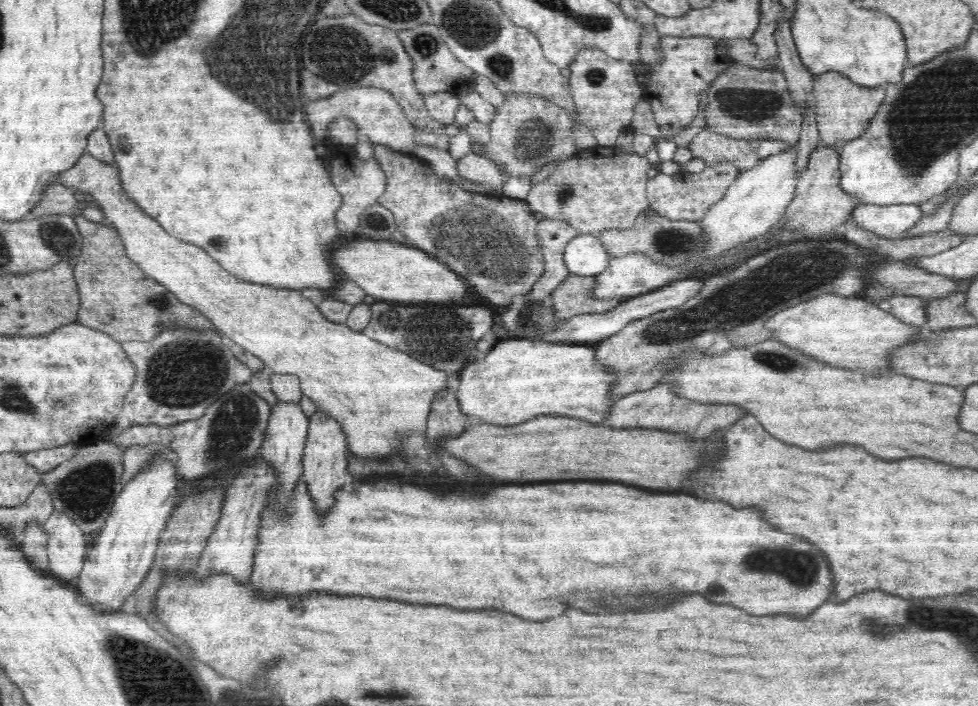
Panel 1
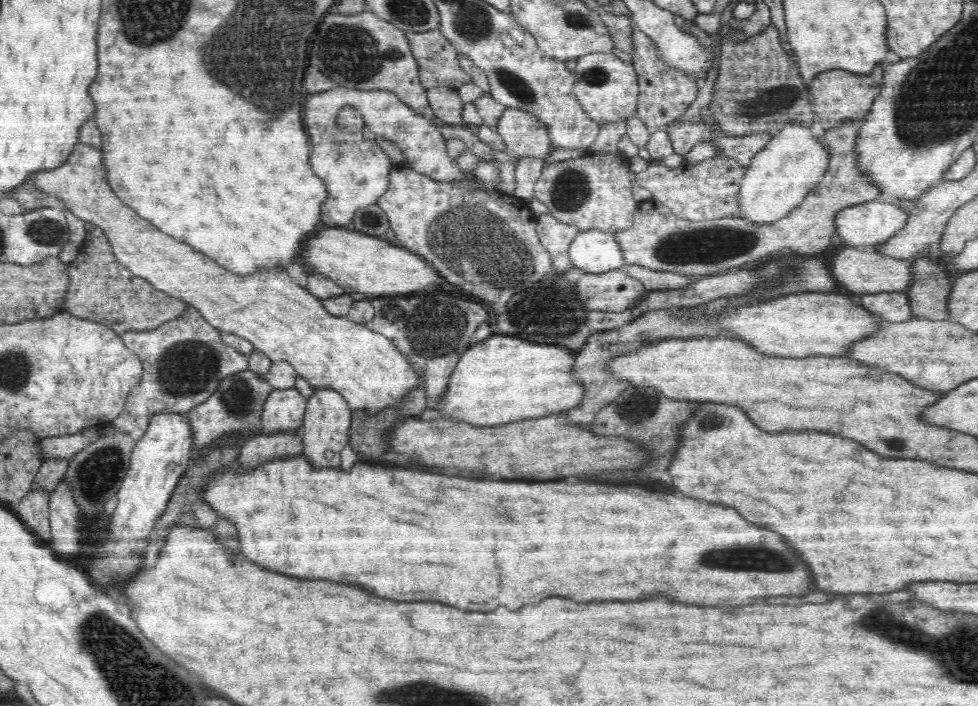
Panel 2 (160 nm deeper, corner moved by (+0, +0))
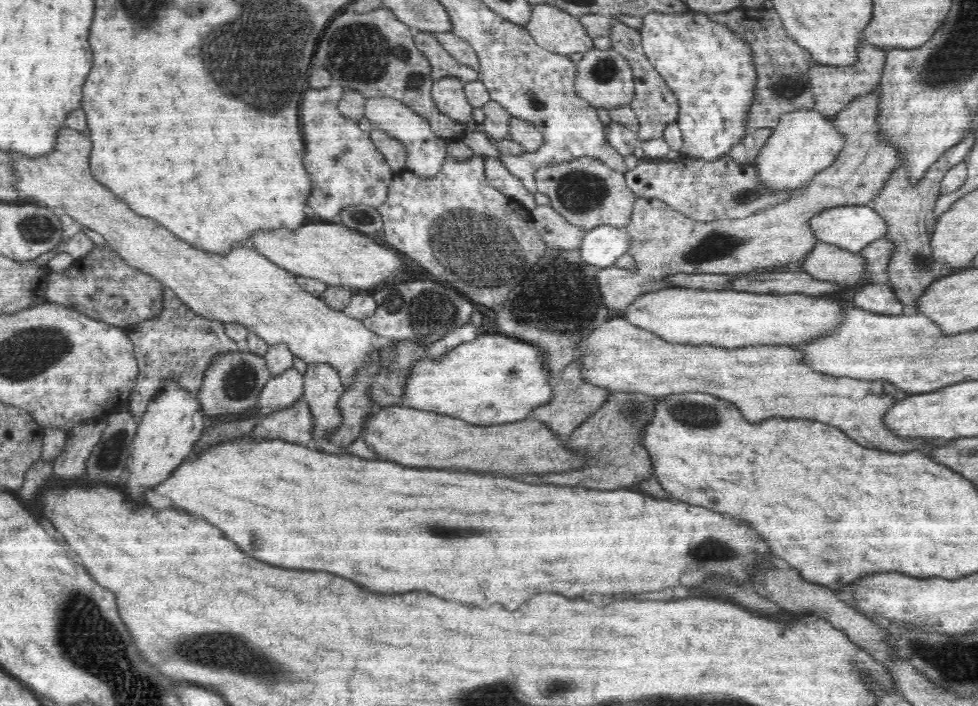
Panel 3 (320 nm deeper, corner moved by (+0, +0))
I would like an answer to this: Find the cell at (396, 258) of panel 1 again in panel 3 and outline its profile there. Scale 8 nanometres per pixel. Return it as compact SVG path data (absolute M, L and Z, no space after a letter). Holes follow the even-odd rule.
M309 222L296 230L272 230L256 232L248 242L256 253L271 260L278 267L299 277L321 280L326 285L337 287L360 288L368 290L374 286L386 286L400 278L402 260L396 250L376 244L372 238L340 224Z

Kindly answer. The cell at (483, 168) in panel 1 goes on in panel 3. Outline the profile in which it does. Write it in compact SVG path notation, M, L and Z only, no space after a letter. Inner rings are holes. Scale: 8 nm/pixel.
M487 157L484 162L484 172L490 188L499 190L510 199L520 202L529 211L536 206L532 192L528 192L528 188L520 182L520 177L512 175L500 159Z

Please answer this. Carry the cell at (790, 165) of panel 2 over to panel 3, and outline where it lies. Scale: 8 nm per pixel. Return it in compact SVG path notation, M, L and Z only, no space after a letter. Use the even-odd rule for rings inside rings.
M816 107L782 115L772 136L758 152L753 168L757 182L765 194L792 192L808 184L816 173L831 166L845 142L841 134L833 130L833 118L824 118Z

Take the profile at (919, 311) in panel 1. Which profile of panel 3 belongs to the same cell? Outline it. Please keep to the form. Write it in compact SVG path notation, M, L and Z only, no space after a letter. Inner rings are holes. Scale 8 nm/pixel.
M884 279L859 287L854 294L854 306L883 315L901 315L905 307Z

